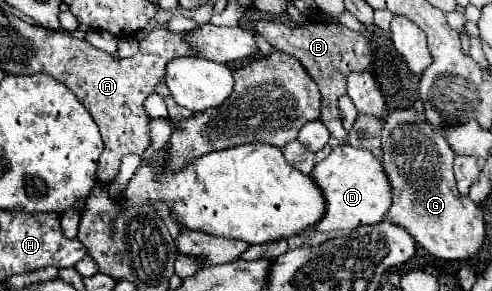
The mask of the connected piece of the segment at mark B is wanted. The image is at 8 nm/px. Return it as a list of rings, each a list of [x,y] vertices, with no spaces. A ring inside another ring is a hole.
[[[258,20],[256,24],[258,34],[262,34],[276,50],[296,56],[314,78],[320,88],[320,104],[322,104],[322,122],[330,130],[332,136],[346,140],[346,130],[342,128],[340,112],[338,112],[338,98],[346,92],[346,74],[356,70],[362,72],[372,62],[372,48],[368,38],[362,32],[344,28],[340,24],[306,24],[306,26],[286,26],[274,20]]]

